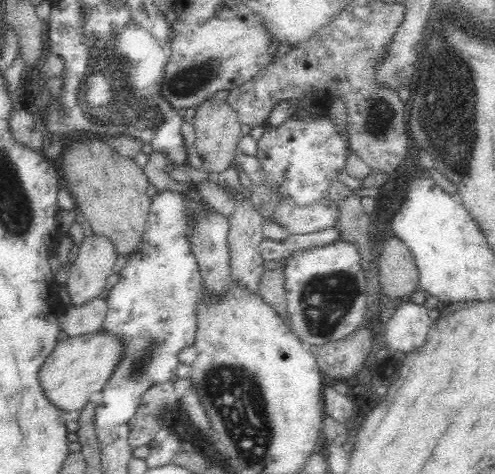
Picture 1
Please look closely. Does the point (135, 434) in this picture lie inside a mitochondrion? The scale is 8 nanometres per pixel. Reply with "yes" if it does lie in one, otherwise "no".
no

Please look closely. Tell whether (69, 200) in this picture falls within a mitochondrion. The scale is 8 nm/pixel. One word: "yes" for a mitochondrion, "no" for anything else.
no

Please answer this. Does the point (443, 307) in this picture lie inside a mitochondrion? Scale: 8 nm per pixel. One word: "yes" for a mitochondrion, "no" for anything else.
no

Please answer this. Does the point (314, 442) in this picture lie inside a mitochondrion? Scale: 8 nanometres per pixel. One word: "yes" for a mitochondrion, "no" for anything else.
no

